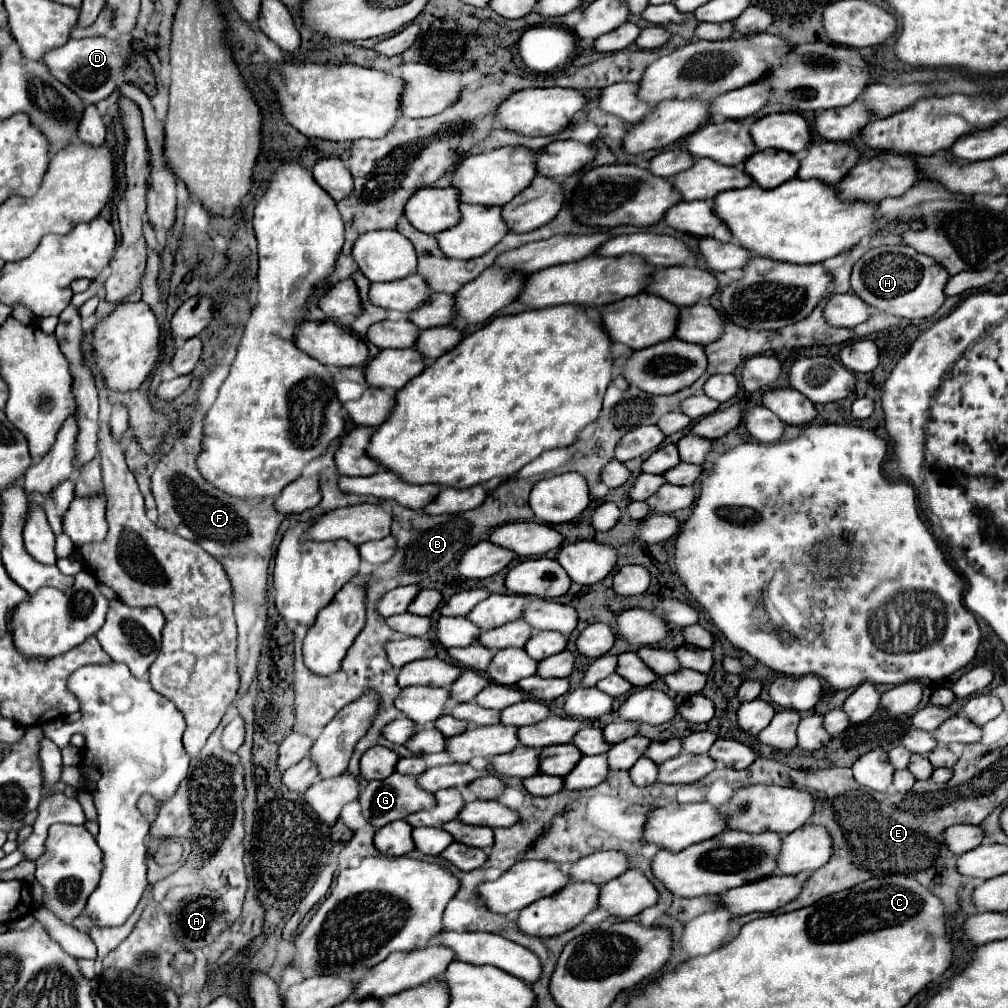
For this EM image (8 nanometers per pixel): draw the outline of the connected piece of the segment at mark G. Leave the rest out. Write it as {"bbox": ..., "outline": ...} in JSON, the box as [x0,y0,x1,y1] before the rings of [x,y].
{"bbox":[359,773,435,829],"outline":[[[393,773],[393,775],[389,775],[387,779],[369,781],[367,787],[365,787],[365,789],[361,791],[361,795],[359,795],[359,803],[361,803],[361,809],[363,809],[363,817],[365,817],[375,829],[381,829],[381,827],[385,827],[385,825],[391,823],[391,821],[405,819],[405,817],[411,815],[411,813],[417,813],[417,811],[435,807],[435,797],[433,797],[433,793],[421,789],[415,777],[411,777],[411,775],[401,775],[401,773]]]}

